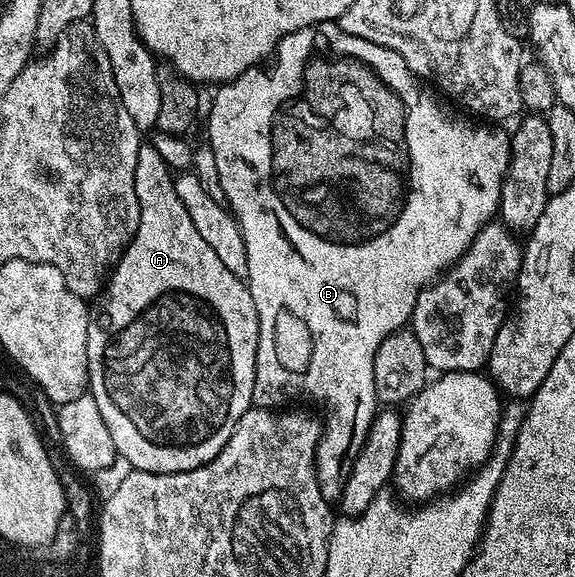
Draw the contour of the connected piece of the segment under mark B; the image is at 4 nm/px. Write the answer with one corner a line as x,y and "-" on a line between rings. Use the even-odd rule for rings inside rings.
338,22
314,23
311,27
303,27
300,31
286,35
266,65
251,67
231,82
222,84
216,90
219,92
211,103
211,116
207,119
206,142
216,158
217,173
220,174
226,202
243,231
247,250
245,282
251,289
253,305
259,318
259,348
251,402
264,409
278,408
283,391
292,387
323,403
327,410
327,423
325,419
315,450
315,476
319,479
321,493
328,501
342,500
349,473
353,473
353,465
359,456
347,455
345,417
347,409
355,409
355,391
363,391
363,375
373,375
373,361
381,341
410,324
419,292
438,279
452,263
456,263
467,252
476,233
496,218
503,179
511,163
508,132
498,131
495,125
478,127
463,119
450,119
419,86
420,80
397,53
373,41
345,33

